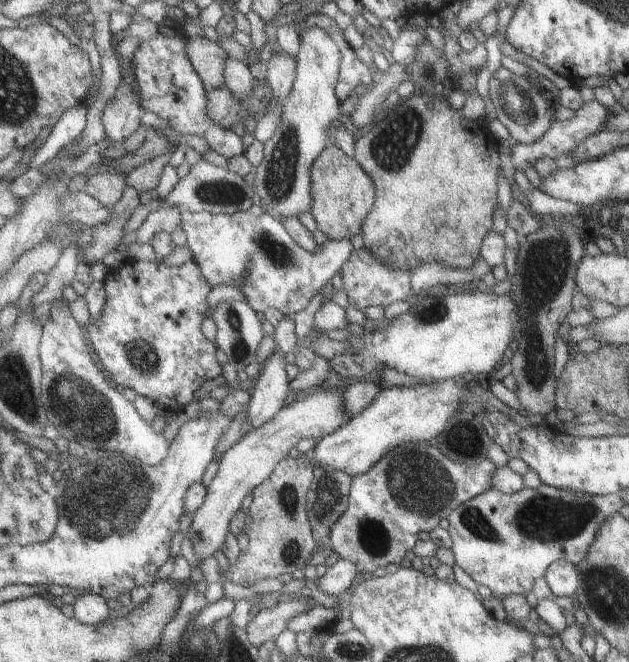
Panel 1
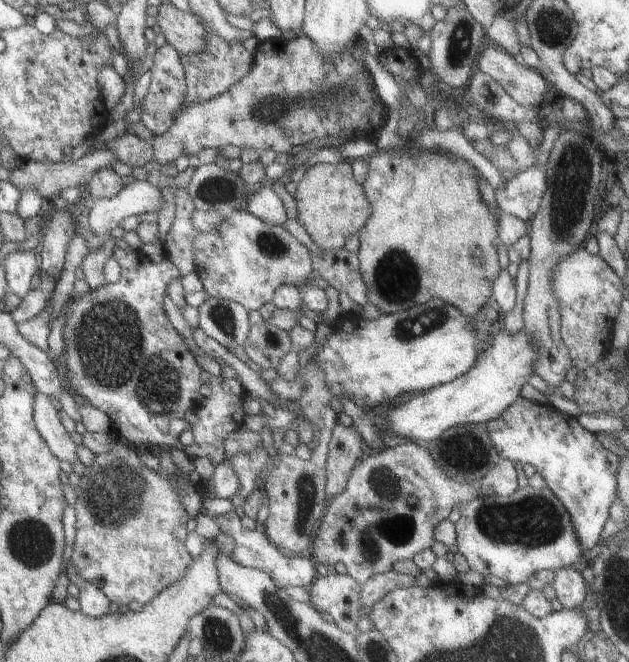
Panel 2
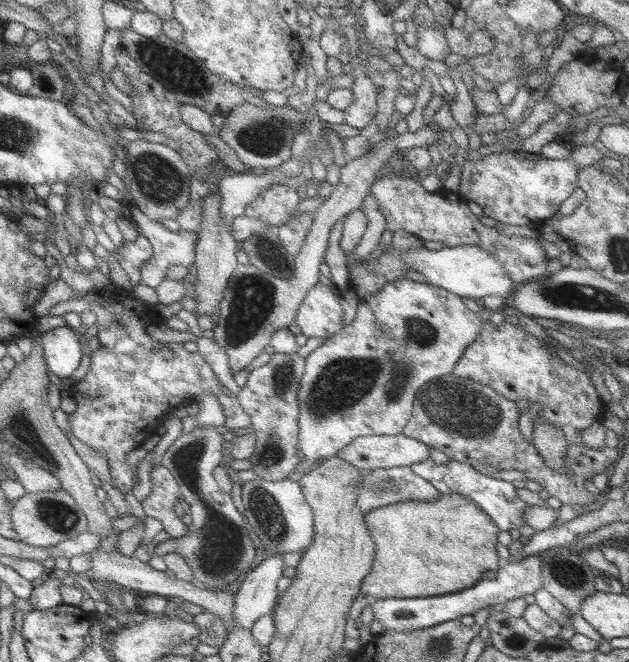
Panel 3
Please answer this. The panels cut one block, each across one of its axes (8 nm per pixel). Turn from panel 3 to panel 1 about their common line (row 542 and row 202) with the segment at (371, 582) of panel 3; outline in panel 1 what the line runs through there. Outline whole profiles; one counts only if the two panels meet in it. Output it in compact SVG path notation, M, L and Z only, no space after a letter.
M420 89L412 96L402 99L392 109L387 111L356 138L355 142L355 161L364 169L364 172L370 177L375 188L375 203L370 212L365 216L361 226L361 235L363 236L363 247L374 255L380 262L395 269L404 269L411 271L424 263L438 261L452 268L467 269L473 265L473 262L479 258L479 252L484 236L492 230L492 213L497 205L497 186L498 170L501 168L500 153L496 146L496 137L490 134L490 142L475 142L472 122L464 120L461 111L453 110L446 101L447 92L438 92L426 95Z

